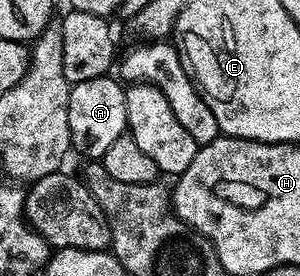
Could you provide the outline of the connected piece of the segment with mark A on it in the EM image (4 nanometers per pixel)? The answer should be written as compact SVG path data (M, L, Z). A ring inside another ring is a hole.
M113 76L83 80L72 83L69 87L67 120L69 121L69 140L74 151L82 154L85 160L100 160L127 130L127 104L125 103L124 85L113 79Z

